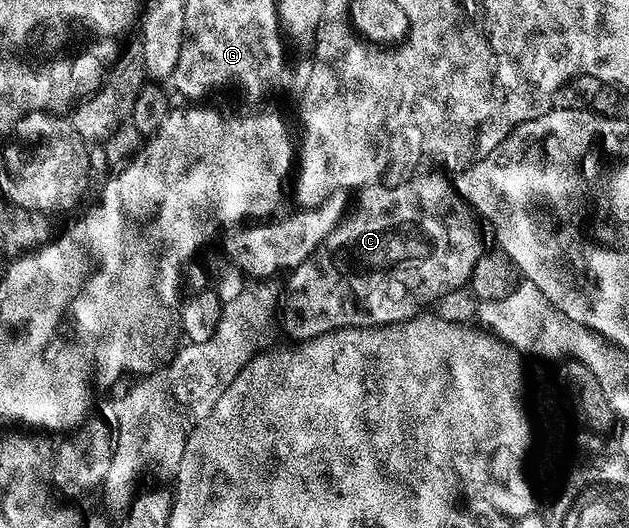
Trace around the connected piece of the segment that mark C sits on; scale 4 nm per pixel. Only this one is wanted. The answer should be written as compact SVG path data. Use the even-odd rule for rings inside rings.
M447 176L444 177L424 177L421 181L410 182L408 186L404 186L404 183L396 183L389 187L387 184L377 183L375 185L366 185L359 190L357 197L360 198L356 201L357 209L354 211L352 209L340 221L339 225L332 230L311 257L308 257L300 266L287 274L288 290L282 293L282 313L284 309L284 329L293 337L291 339L293 342L309 341L311 337L320 337L324 333L332 333L336 329L362 329L382 325L399 325L412 317L421 316L427 310L424 309L427 305L428 308L435 306L436 302L440 301L444 295L450 295L450 291L465 288L471 282L474 267L486 252L484 237L480 234L481 222L478 220L472 206L457 193L455 184Z

